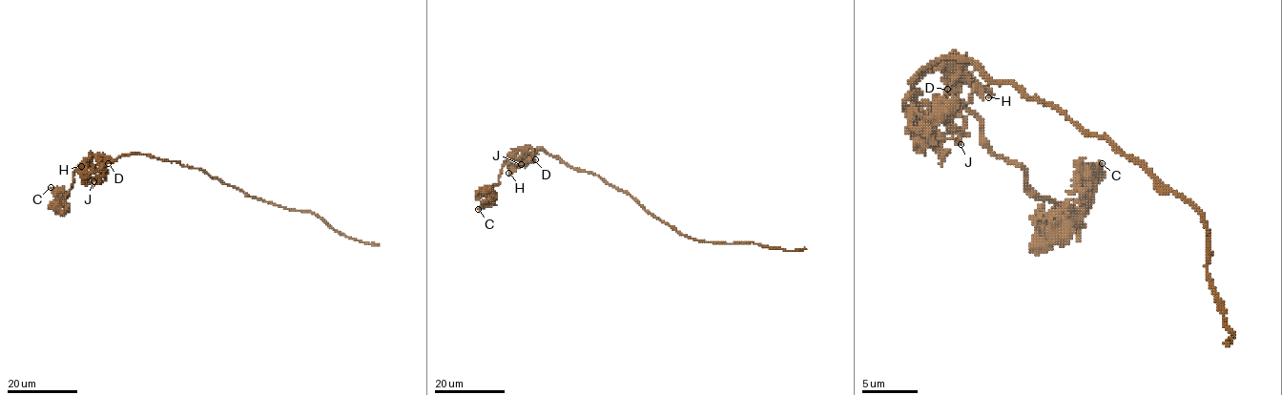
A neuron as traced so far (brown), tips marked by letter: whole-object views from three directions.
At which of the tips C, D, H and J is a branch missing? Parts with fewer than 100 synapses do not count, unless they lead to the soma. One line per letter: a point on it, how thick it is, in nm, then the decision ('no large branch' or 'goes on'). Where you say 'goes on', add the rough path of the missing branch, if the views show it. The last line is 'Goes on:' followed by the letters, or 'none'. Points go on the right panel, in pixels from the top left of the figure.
C: (1102, 163) | 320 nm | no large branch
D: (947, 89) | 120 nm | no large branch
H: (988, 97) | 300 nm | no large branch
J: (961, 144) | 260 nm | no large branch
Goes on: none

